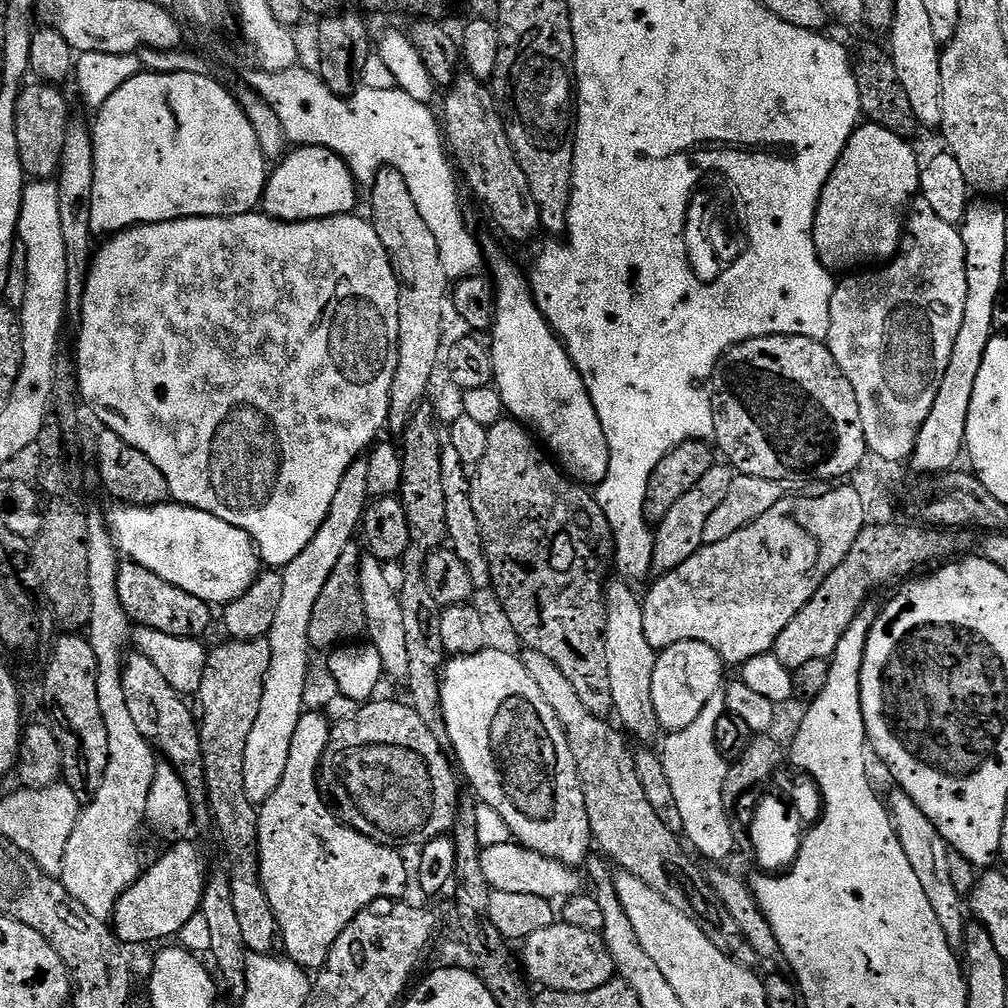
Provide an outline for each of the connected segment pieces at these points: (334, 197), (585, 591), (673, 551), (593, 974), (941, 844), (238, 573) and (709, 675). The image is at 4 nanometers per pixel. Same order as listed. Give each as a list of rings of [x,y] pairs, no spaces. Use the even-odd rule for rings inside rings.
[[[300,146],[271,169],[264,185],[262,208],[274,220],[299,222],[323,220],[330,216],[342,216],[353,211],[356,204],[358,181],[343,156],[336,155],[323,146]]]
[[[505,418],[499,420],[493,428],[488,429],[488,449],[486,458],[475,465],[474,479],[472,486],[472,505],[474,514],[478,514],[478,522],[482,530],[484,548],[488,552],[488,561],[492,563],[492,570],[498,584],[504,587],[504,604],[508,607],[508,620],[512,623],[512,628],[525,640],[529,649],[538,651],[544,656],[549,656],[554,663],[560,665],[560,669],[570,678],[570,682],[586,702],[588,709],[596,716],[607,717],[608,711],[614,708],[614,685],[610,678],[608,669],[608,658],[606,650],[606,628],[608,626],[608,609],[606,607],[605,589],[602,584],[596,581],[596,576],[592,573],[592,555],[596,552],[596,543],[603,538],[604,532],[609,531],[608,519],[604,517],[604,511],[600,508],[600,503],[595,495],[583,483],[577,482],[541,445],[537,437],[525,425],[515,418]]]
[[[717,462],[710,470],[706,470],[706,475],[702,477],[702,482],[698,486],[691,488],[670,508],[668,513],[659,521],[660,529],[656,532],[656,549],[650,552],[650,559],[661,573],[672,571],[672,569],[682,566],[686,558],[690,558],[700,548],[704,547],[704,535],[706,534],[706,522],[710,519],[710,514],[718,510],[718,506],[726,499],[726,494],[730,490],[734,472],[727,463]]]
[[[557,922],[546,930],[538,930],[538,934],[530,934],[523,941],[524,968],[527,979],[533,985],[553,992],[589,992],[598,990],[598,986],[608,984],[617,975],[618,965],[608,953],[603,935],[590,930],[578,930],[578,926],[570,926]]]
[[[902,790],[898,794],[898,797],[887,797],[886,804],[890,809],[892,825],[896,827],[896,833],[902,842],[902,850],[906,850],[906,858],[910,858],[910,866],[914,866],[914,874],[918,874],[918,882],[922,882],[922,890],[926,890],[926,898],[930,898],[930,904],[934,906],[934,914],[938,914],[938,920],[942,922],[949,939],[954,942],[959,942],[960,939],[963,941],[966,904],[965,901],[964,904],[960,901],[961,889],[954,884],[949,873],[946,856],[950,845],[937,828],[935,821],[915,803],[908,793]]]
[[[165,502],[145,506],[143,504],[117,503],[117,508],[108,512],[108,528],[115,547],[124,552],[129,561],[138,566],[146,566],[158,578],[170,582],[170,586],[178,586],[178,590],[186,590],[186,594],[194,594],[194,598],[202,598],[210,606],[226,606],[236,600],[255,582],[262,571],[260,553],[253,543],[252,537],[238,530],[238,526],[230,526],[230,522],[222,522],[222,518],[214,518],[206,510],[191,508],[185,504]]]
[[[683,640],[663,649],[656,660],[656,673],[652,683],[652,701],[656,707],[656,719],[665,733],[681,732],[686,726],[694,726],[698,714],[706,710],[706,702],[721,691],[726,665],[719,652],[697,640]]]

